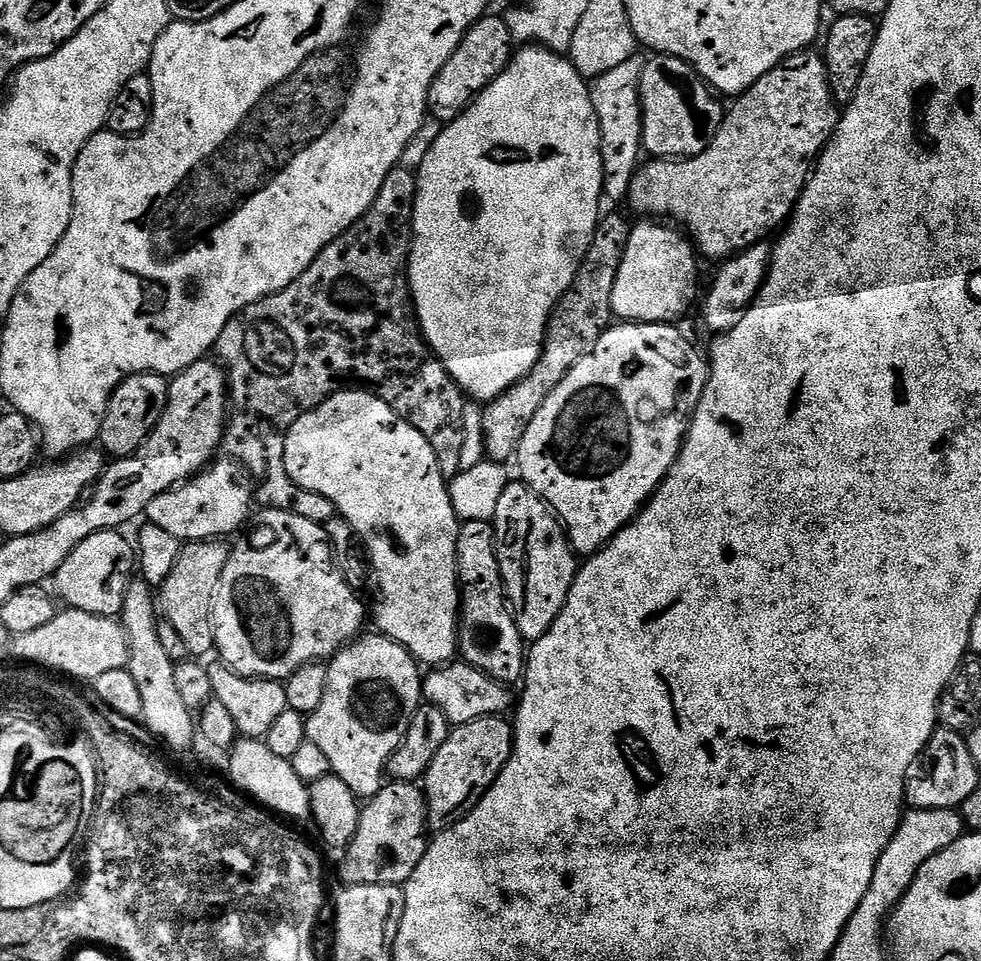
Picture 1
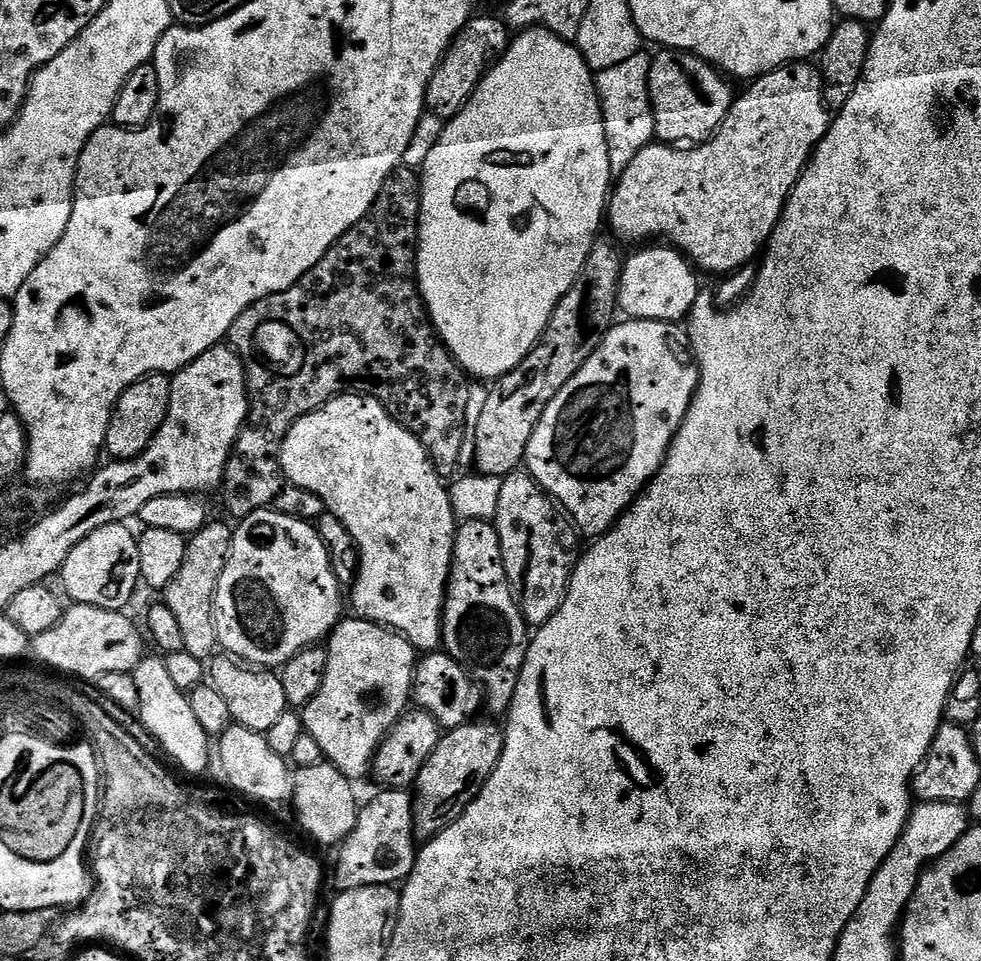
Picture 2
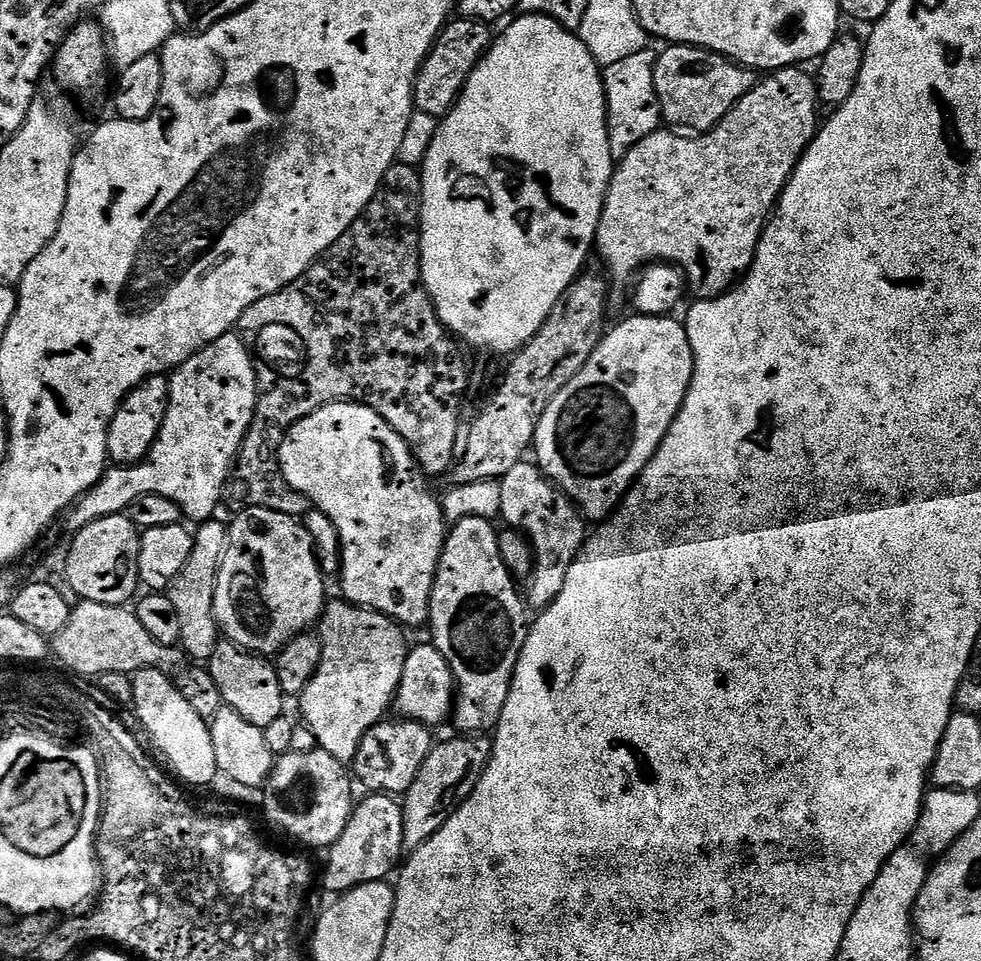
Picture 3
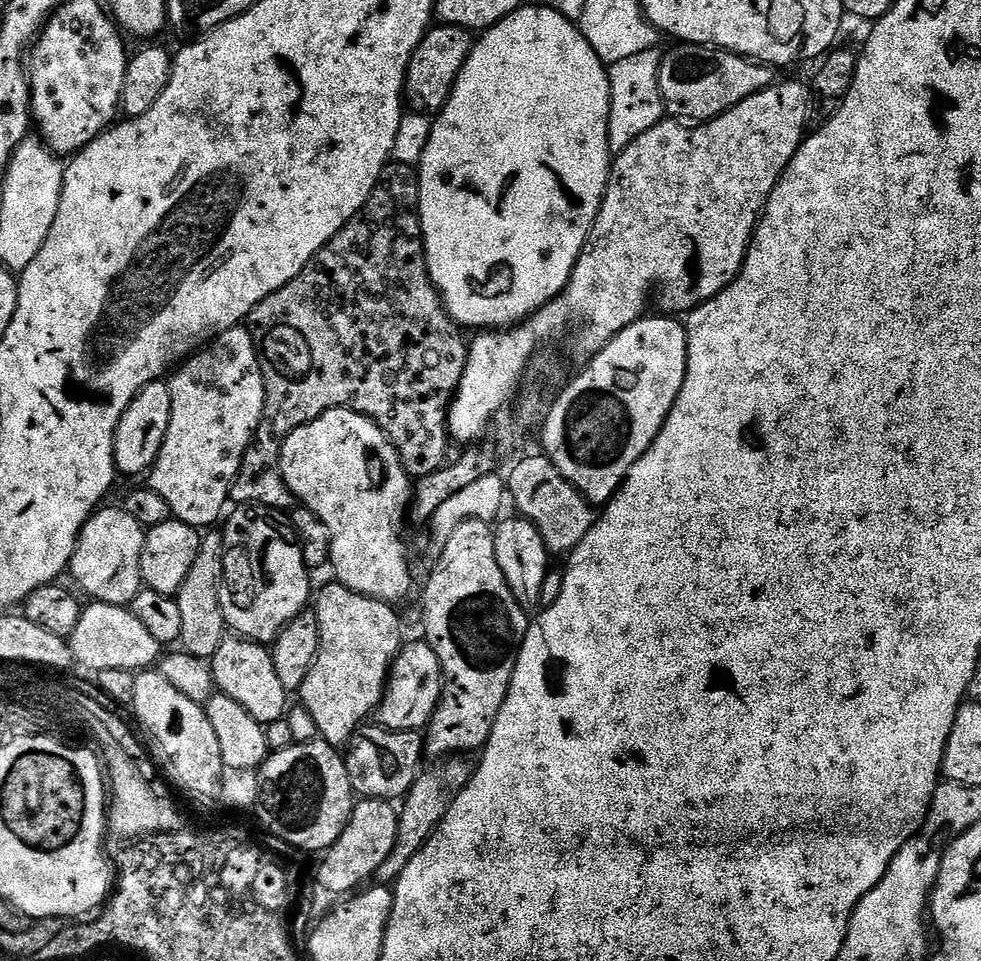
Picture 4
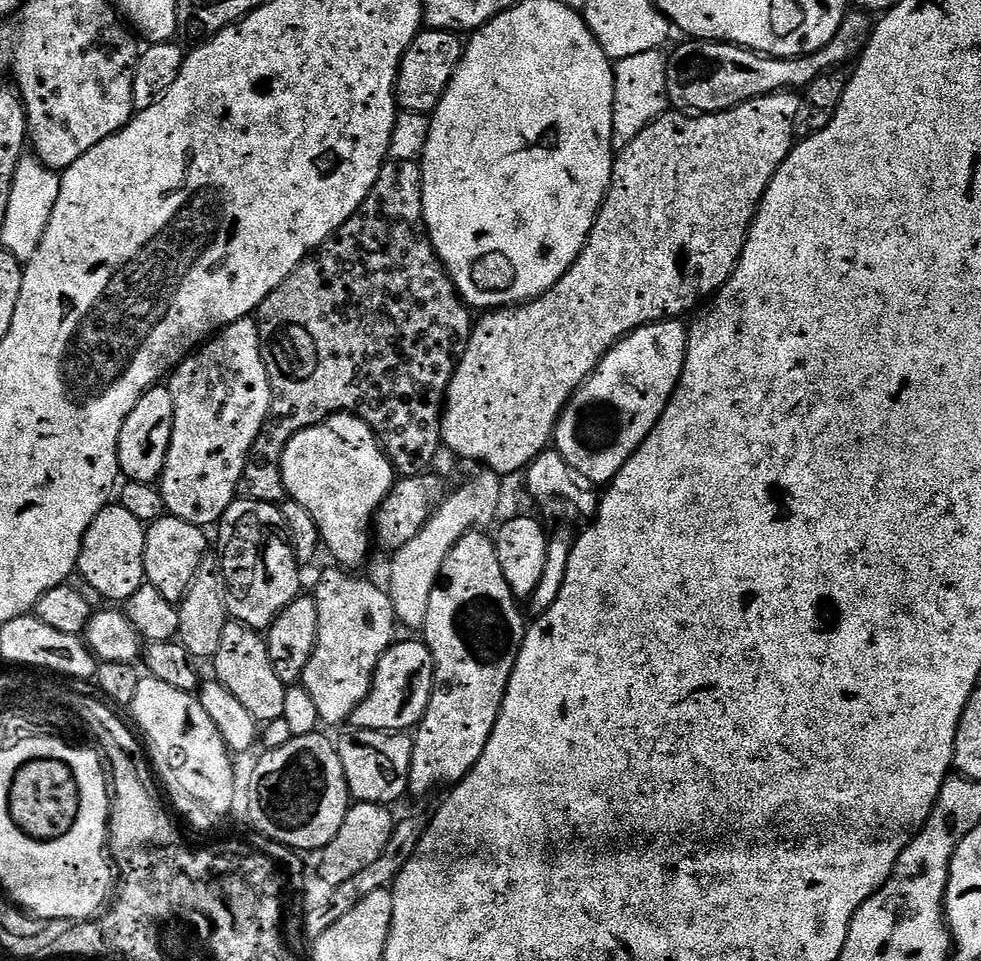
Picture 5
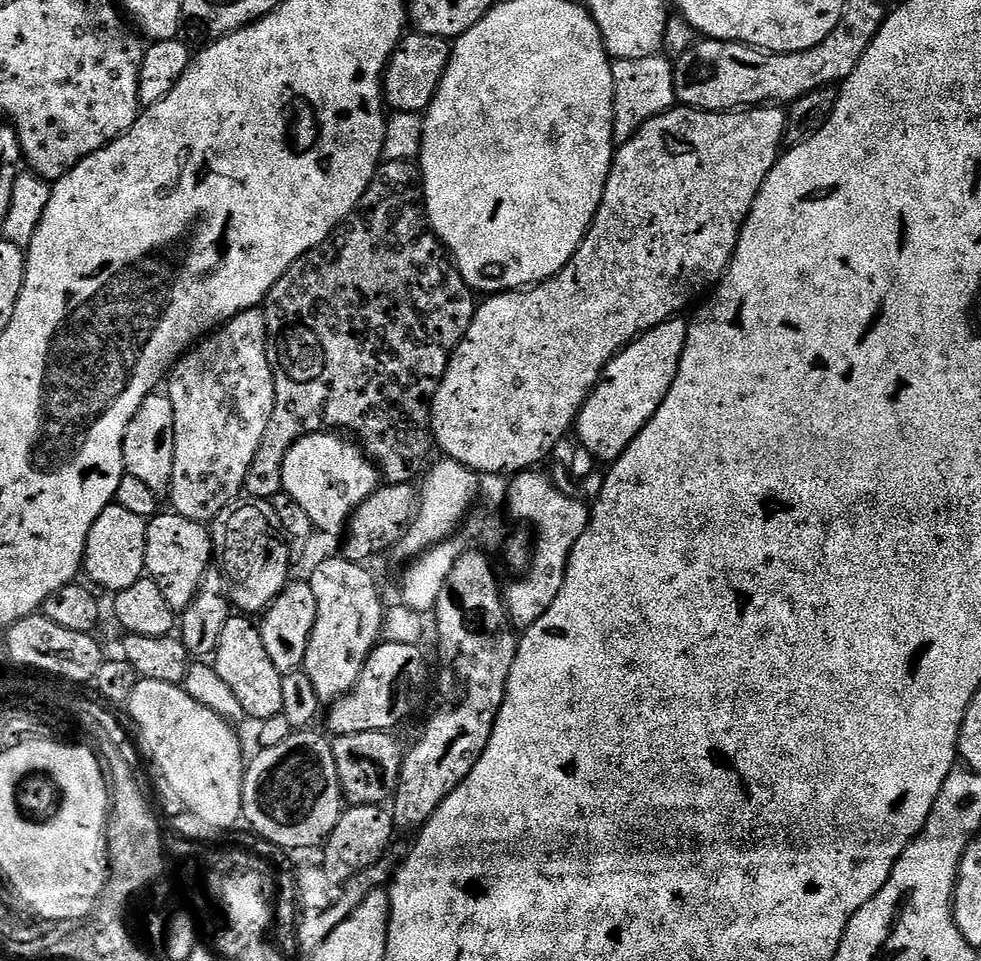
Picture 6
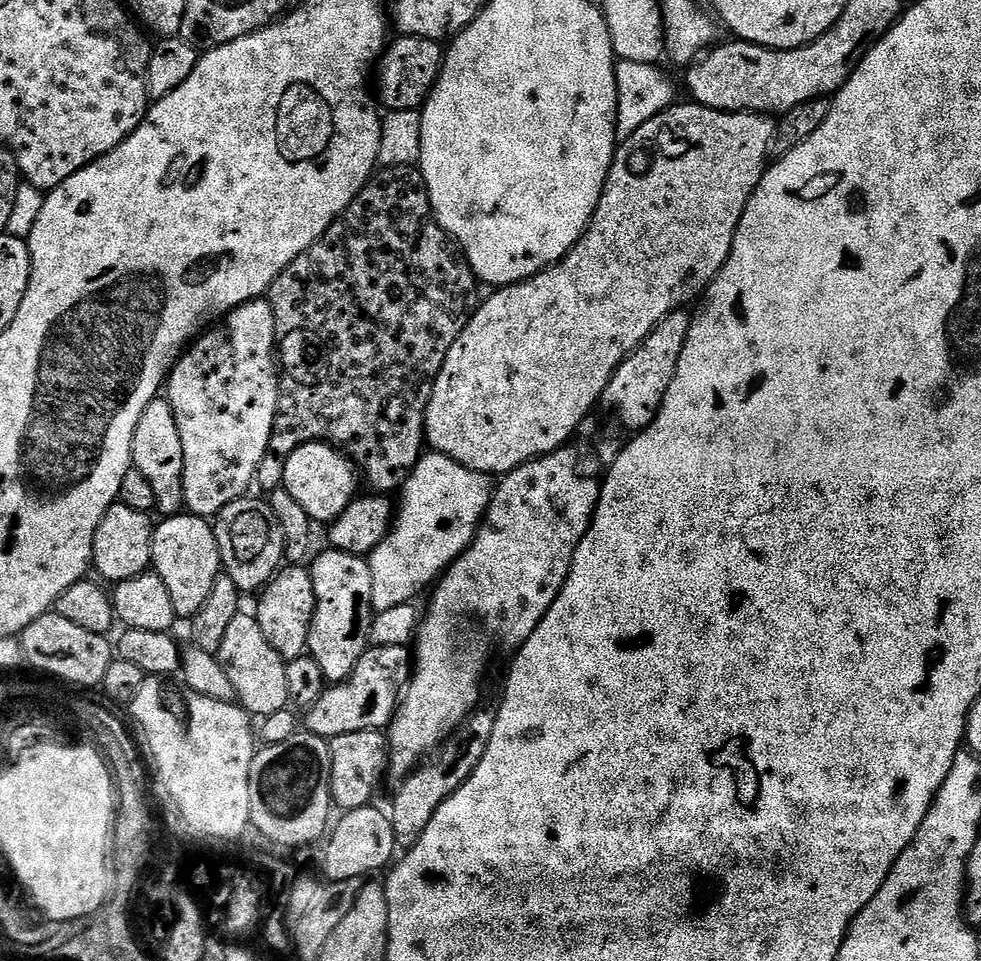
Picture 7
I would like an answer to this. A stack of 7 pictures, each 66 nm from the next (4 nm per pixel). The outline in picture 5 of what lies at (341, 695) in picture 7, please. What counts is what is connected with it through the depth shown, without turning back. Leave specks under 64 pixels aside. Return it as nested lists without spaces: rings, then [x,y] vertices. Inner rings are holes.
[[[423,639],[402,640],[393,643],[386,654],[382,654],[370,690],[352,714],[350,724],[353,729],[407,733],[415,729],[426,714],[434,686],[432,655]]]

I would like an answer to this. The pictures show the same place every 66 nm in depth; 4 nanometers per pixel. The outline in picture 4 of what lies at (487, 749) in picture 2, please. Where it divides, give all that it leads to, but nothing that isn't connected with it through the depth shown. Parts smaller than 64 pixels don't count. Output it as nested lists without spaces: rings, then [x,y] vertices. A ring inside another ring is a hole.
[[[464,754],[440,758],[432,762],[429,768],[427,765],[416,777],[415,782],[412,783],[412,789],[407,796],[403,797],[402,807],[399,809],[398,838],[394,850],[390,850],[390,858],[382,862],[382,866],[374,877],[377,885],[395,885],[396,881],[403,877],[406,866],[410,866],[414,857],[420,855],[422,846],[435,837],[460,791],[473,783],[476,764],[468,760],[471,759]]]

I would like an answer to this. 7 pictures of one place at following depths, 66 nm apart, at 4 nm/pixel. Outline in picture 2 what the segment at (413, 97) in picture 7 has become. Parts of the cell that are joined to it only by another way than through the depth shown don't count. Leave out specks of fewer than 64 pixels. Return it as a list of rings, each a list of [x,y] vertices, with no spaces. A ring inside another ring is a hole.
[[[473,15],[467,26],[456,35],[449,45],[440,64],[437,65],[424,94],[424,103],[431,115],[445,122],[453,120],[462,110],[462,106],[472,97],[480,84],[480,79],[488,69],[503,56],[510,43],[510,29],[503,19],[492,16]]]

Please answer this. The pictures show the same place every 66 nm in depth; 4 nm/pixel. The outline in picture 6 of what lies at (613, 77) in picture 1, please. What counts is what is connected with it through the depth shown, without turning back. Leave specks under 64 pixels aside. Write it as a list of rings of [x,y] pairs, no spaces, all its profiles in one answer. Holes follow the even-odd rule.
[[[661,54],[650,58],[622,58],[612,60],[614,74],[614,141],[617,145],[624,144],[650,118],[658,118],[663,112],[677,107],[676,91],[674,90],[673,61]]]

